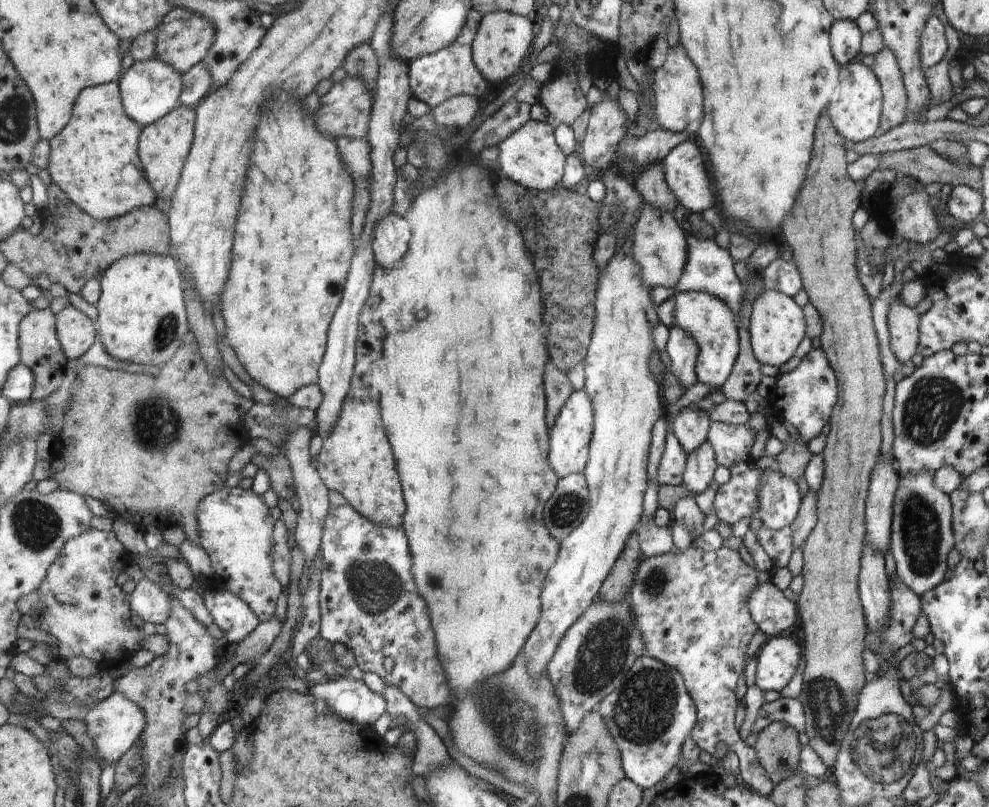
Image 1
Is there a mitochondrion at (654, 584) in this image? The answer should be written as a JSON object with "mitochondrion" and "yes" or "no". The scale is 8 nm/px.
{"mitochondrion":"yes"}

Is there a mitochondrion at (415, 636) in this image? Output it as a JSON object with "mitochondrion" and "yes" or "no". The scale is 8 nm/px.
{"mitochondrion":"no"}

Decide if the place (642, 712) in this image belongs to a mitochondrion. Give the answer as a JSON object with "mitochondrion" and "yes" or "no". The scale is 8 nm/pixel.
{"mitochondrion":"yes"}

